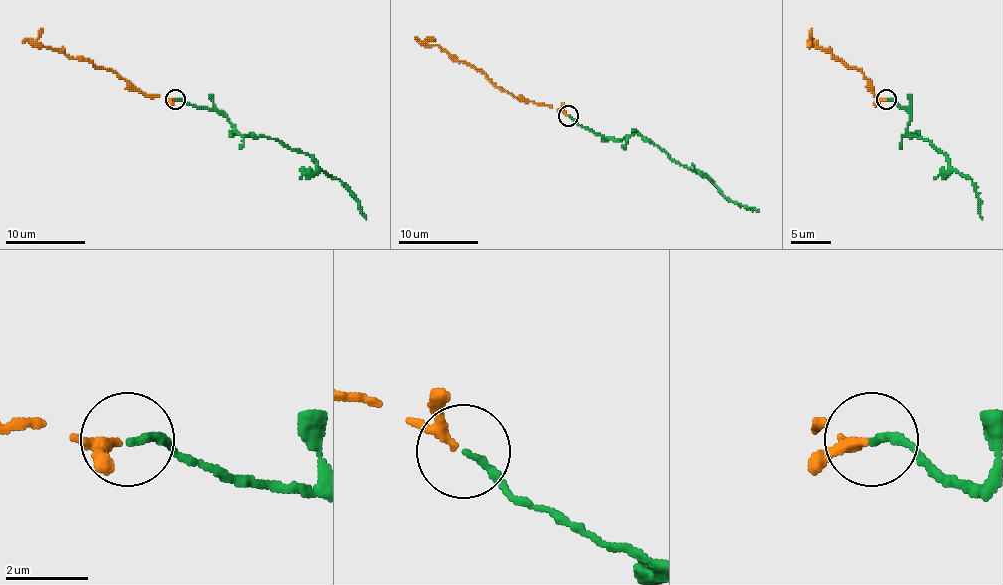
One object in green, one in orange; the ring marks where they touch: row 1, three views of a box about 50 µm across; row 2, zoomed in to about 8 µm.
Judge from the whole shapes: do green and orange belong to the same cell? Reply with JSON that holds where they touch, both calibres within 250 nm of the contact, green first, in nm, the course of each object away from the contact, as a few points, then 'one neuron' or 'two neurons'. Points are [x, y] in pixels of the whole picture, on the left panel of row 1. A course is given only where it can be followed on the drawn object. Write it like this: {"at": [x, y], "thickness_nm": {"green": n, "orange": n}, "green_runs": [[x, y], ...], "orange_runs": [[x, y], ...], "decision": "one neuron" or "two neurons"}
{"at": [175, 99], "thickness_nm": {"green": 170, "orange": 200}, "green_runs": [[175, 98], [217, 110], [241, 135], [275, 139], [308, 155], [320, 169], [340, 181], [366, 219]], "orange_runs": [[175, 100], [135, 90], [91, 60], [78, 60], [34, 44], [42, 28]], "decision": "one neuron"}

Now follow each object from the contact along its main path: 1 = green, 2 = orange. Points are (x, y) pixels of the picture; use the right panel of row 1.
1: (885, 98), (891, 98), (908, 110), (910, 125), (904, 135), (926, 139), (954, 169), (972, 181), (982, 219)
2: (885, 100), (871, 90), (871, 82), (843, 60), (837, 60), (815, 46), (811, 28)

